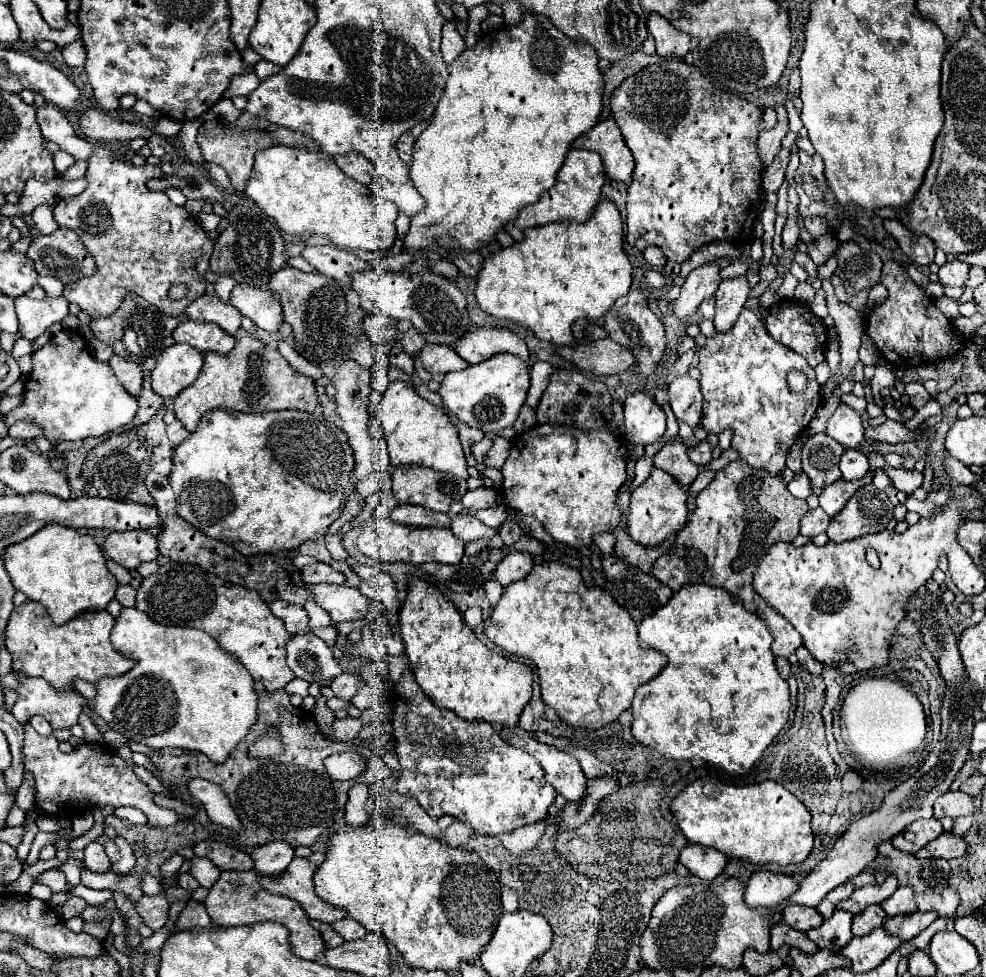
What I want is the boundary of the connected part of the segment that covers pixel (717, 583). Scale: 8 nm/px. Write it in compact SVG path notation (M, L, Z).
M739 459L731 461L727 467L717 471L715 479L697 495L695 503L697 503L697 509L693 511L693 517L689 519L685 529L677 535L669 555L661 557L653 563L651 575L659 583L667 585L673 593L677 593L687 583L705 583L711 587L725 589L735 599L739 599L747 611L751 611L759 619L767 621L767 629L773 635L773 645L771 645L773 655L775 657L789 657L801 645L801 635L795 631L795 627L787 619L781 619L781 615L777 611L763 605L763 601L753 593L751 575L763 557L763 549L767 551L769 545L773 545L775 541L791 541L793 537L799 535L799 521L809 511L807 503L803 499L795 499L787 491L787 487L781 483L779 475L773 477L773 475L767 475L767 471L755 471Z

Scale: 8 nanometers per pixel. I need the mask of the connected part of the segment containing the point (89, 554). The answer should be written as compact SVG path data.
M55 523L43 527L25 541L7 547L3 559L13 587L25 593L27 599L41 603L57 625L67 623L87 609L105 609L119 585L107 569L105 557L91 535Z

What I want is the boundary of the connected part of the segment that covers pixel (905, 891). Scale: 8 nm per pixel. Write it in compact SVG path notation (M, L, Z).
M899 887L887 901L881 903L881 907L883 907L883 911L889 917L895 917L895 915L911 915L911 913L917 911L915 897L913 897L911 887Z

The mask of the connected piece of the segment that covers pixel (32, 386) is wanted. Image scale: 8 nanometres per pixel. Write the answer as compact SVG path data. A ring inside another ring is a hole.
M59 331L43 349L39 349L33 355L33 373L27 377L25 393L21 405L17 405L13 411L5 415L7 427L11 427L17 421L27 421L37 427L41 427L43 435L55 445L59 441L77 441L87 437L101 437L107 435L127 423L133 421L137 411L137 399L127 395L123 387L119 387L119 381L115 375L111 375L111 369L107 363L95 359L83 341L83 337L77 331Z

